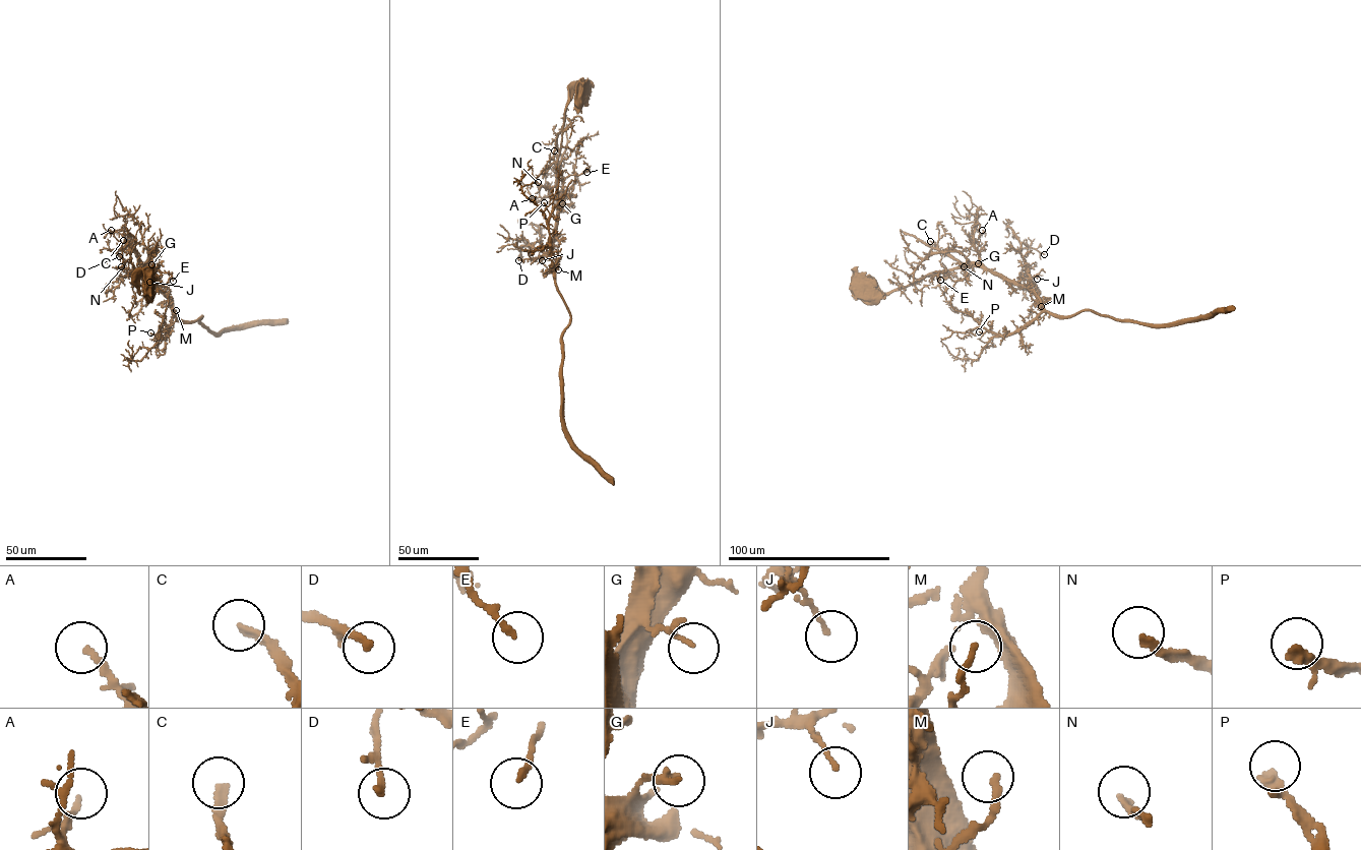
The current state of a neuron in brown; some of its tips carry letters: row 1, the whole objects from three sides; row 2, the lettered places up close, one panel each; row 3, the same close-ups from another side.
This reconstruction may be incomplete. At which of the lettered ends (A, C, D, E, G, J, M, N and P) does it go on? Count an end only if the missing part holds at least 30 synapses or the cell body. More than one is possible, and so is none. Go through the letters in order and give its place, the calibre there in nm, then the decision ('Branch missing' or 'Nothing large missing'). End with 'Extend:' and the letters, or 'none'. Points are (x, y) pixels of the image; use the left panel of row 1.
A: Place: (111, 230). Thickness 150 nm. Nothing large missing
C: Place: (123, 240). Thickness 240 nm. Nothing large missing
D: Place: (119, 256). Thickness 200 nm. Nothing large missing
E: Place: (173, 281). Thickness 140 nm. Nothing large missing
G: Place: (151, 264). Thickness 150 nm. Nothing large missing
J: Place: (149, 282). Thickness 110 nm. Nothing large missing
M: Place: (176, 310). Thickness 180 nm. Nothing large missing
N: Place: (121, 266). Thickness 240 nm. Nothing large missing
P: Place: (150, 332). Thickness 240 nm. Nothing large missing
Extend: none

